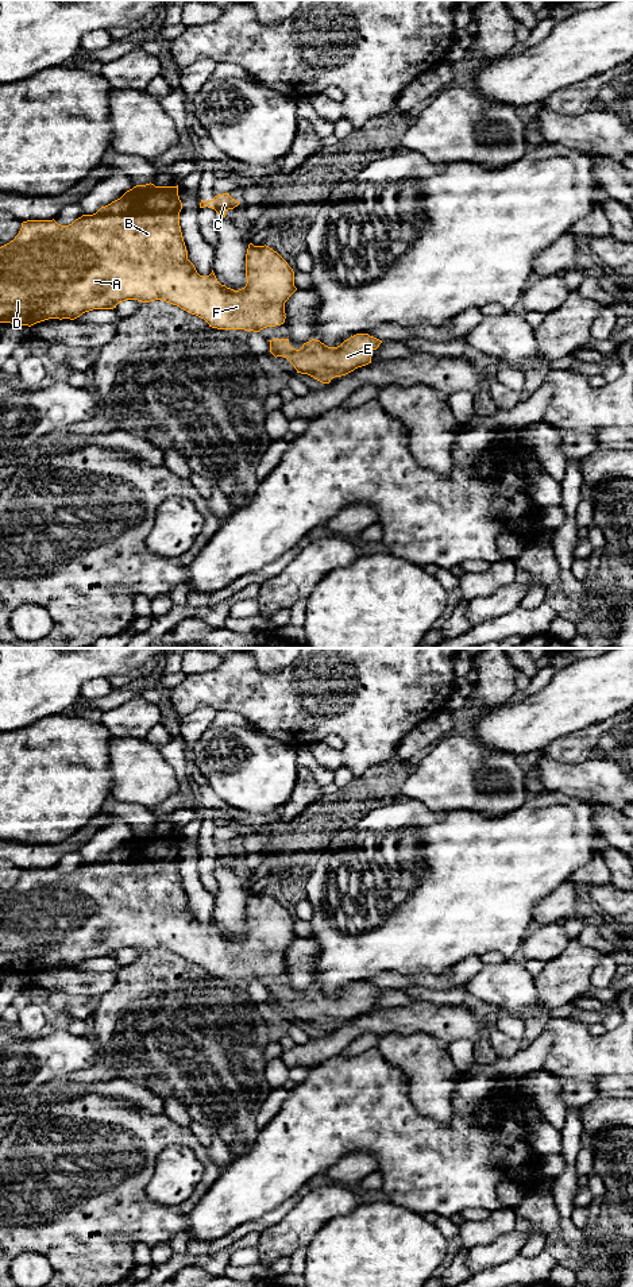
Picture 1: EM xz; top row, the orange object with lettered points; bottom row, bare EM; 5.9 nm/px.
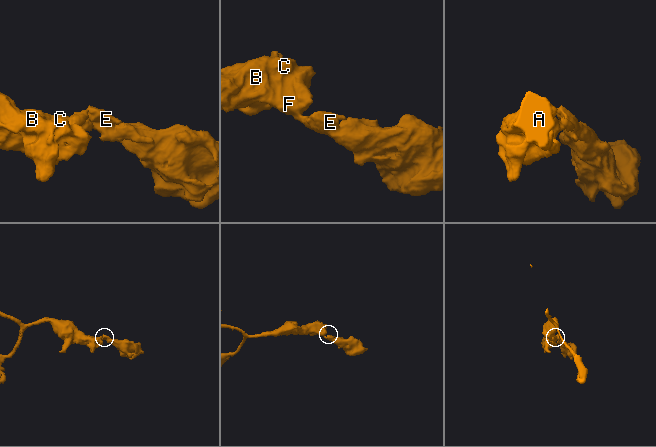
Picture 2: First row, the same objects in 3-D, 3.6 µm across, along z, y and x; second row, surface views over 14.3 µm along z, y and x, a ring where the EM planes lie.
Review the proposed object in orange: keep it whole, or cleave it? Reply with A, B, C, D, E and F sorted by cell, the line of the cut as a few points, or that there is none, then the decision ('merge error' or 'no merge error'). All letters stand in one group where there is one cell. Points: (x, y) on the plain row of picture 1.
A B C D E F; no cut; no merge error

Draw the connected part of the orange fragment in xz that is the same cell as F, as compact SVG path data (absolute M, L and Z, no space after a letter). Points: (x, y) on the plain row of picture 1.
M154 832L136 833L132 837L127 839L120 847L112 849L111 852L101 855L93 863L82 863L76 867L69 874L61 874L54 867L53 868L27 868L22 871L22 876L13 889L0 895L0 971L11 971L20 974L34 974L36 971L49 968L49 967L70 967L74 968L82 962L93 957L113 957L119 951L126 948L138 948L142 951L150 951L155 948L162 948L173 953L180 955L181 957L196 963L204 967L209 975L217 978L244 978L259 980L267 975L275 975L285 971L285 951L289 945L297 939L294 935L294 920L287 913L287 910L269 894L254 894L248 893L246 902L246 926L247 932L239 939L233 939L221 933L213 918L209 924L200 924L194 913L188 908L186 894L182 886L181 874L180 874L180 860L182 858L182 851L178 844L177 835L155 835Z

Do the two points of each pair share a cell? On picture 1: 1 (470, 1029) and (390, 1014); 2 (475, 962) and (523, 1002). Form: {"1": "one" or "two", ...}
{"1": "one", "2": "two"}

